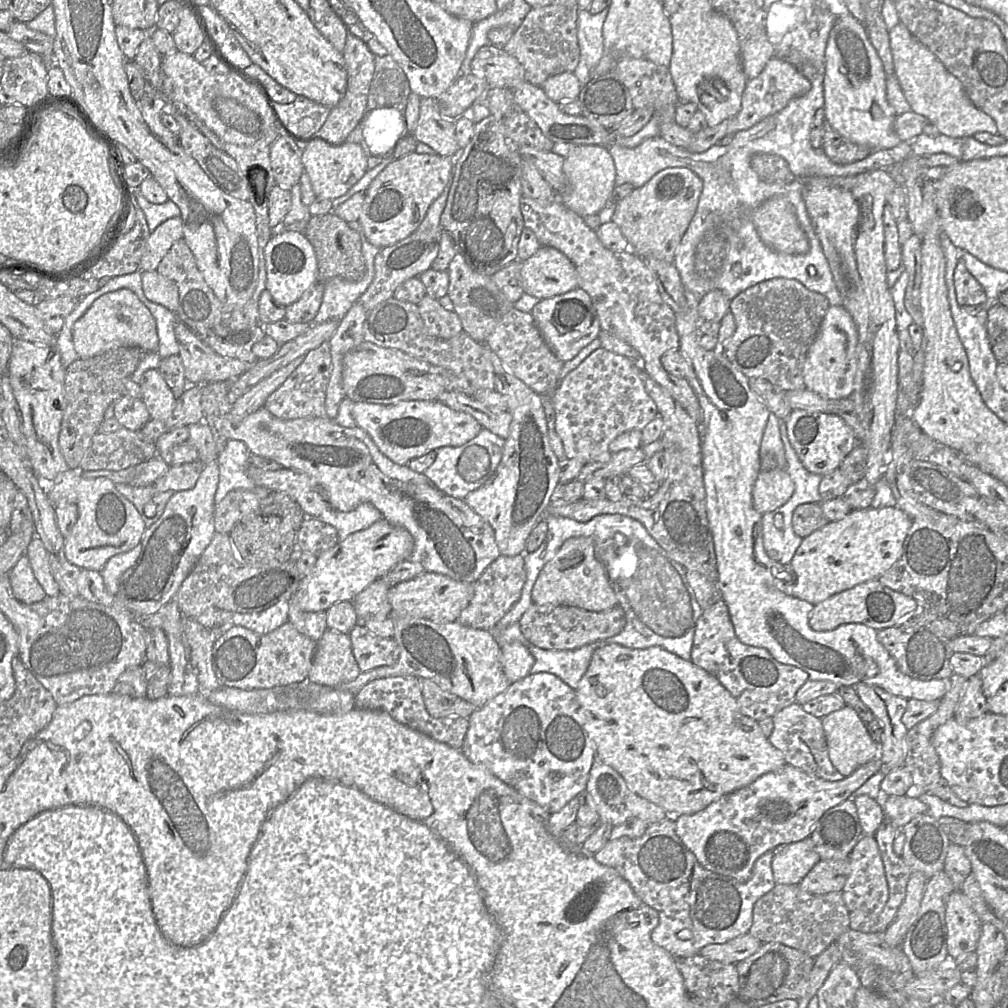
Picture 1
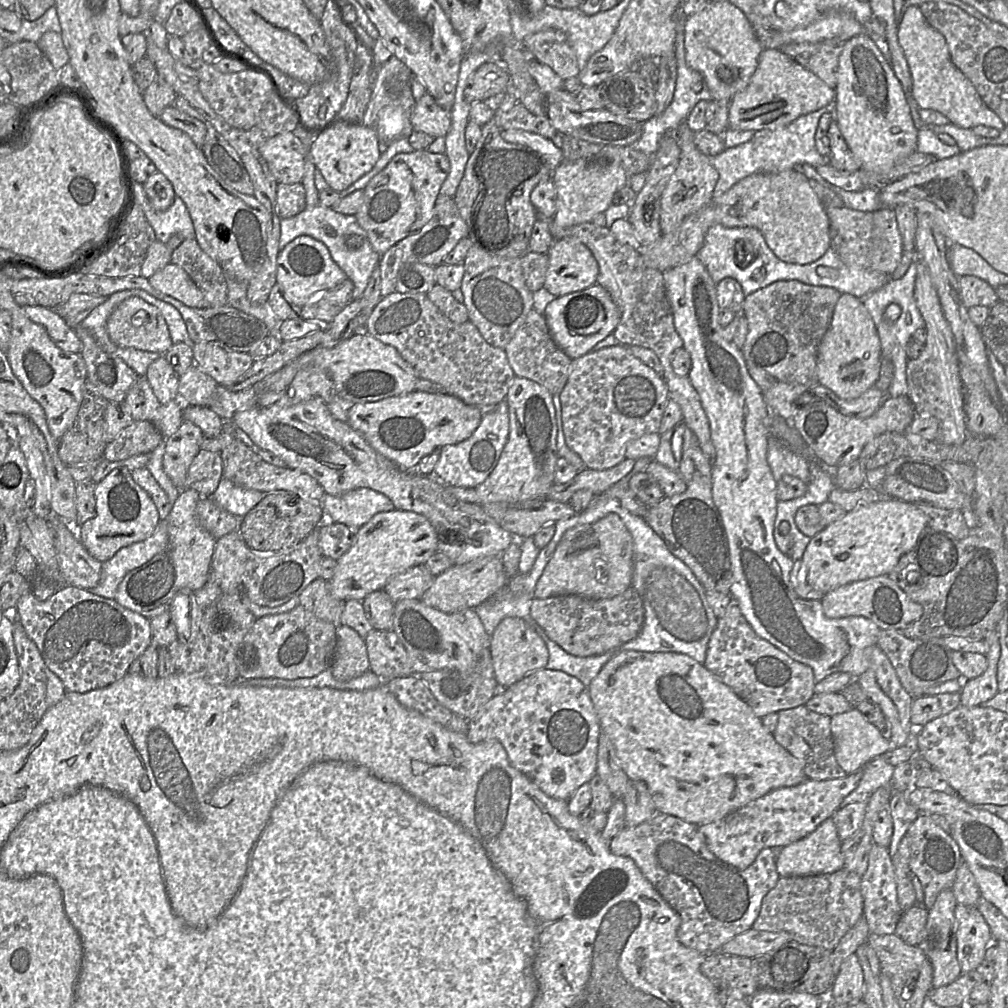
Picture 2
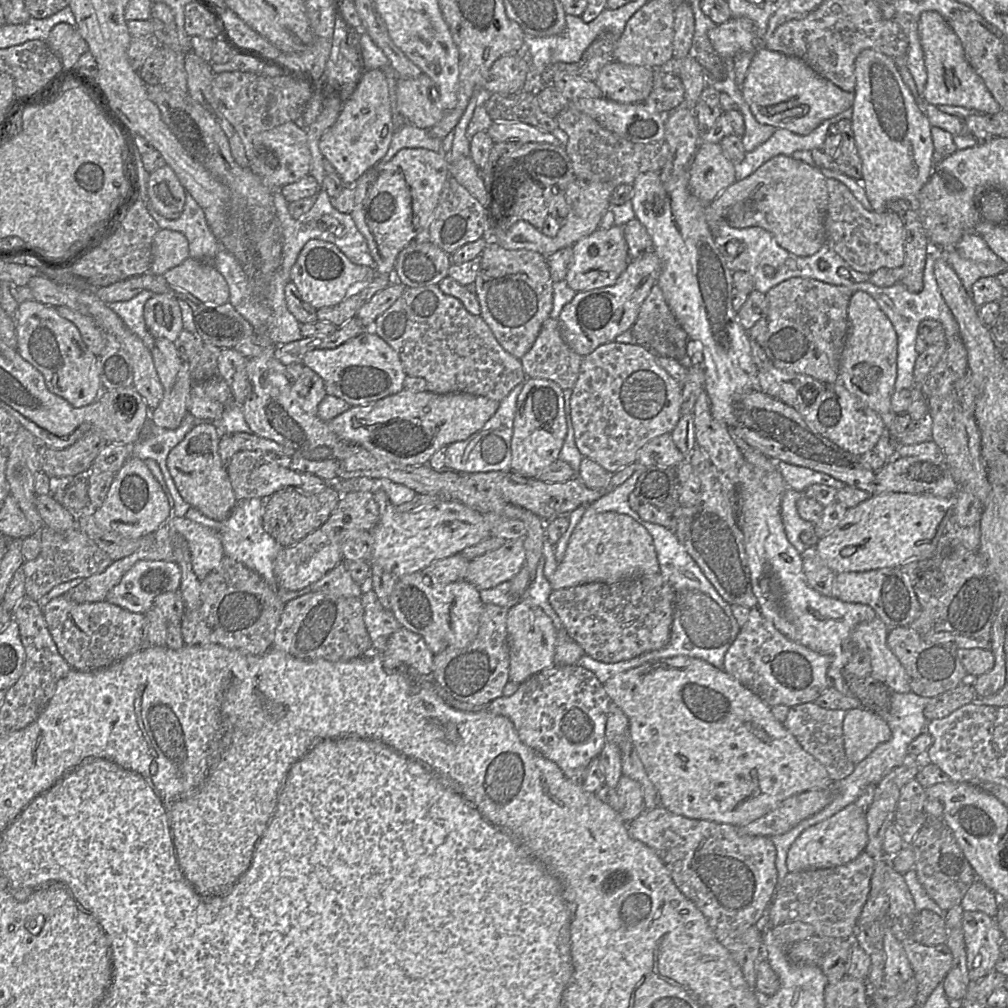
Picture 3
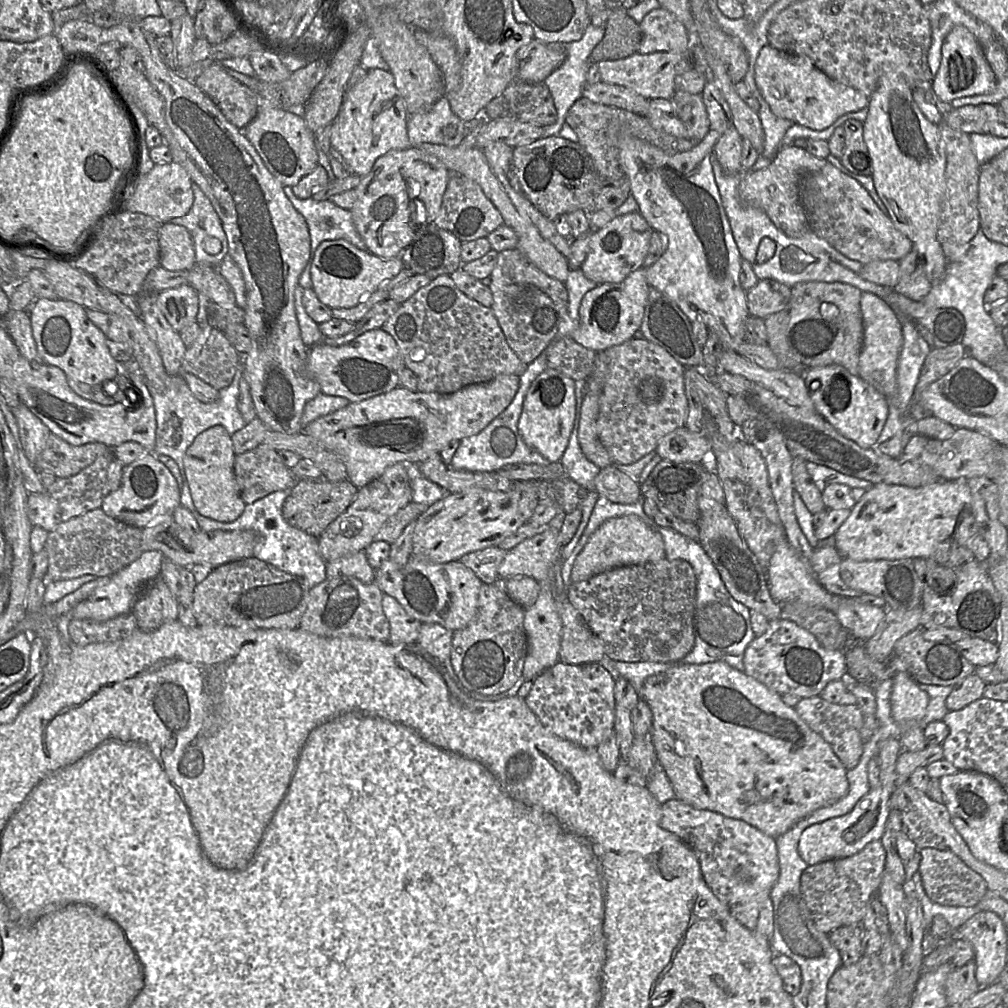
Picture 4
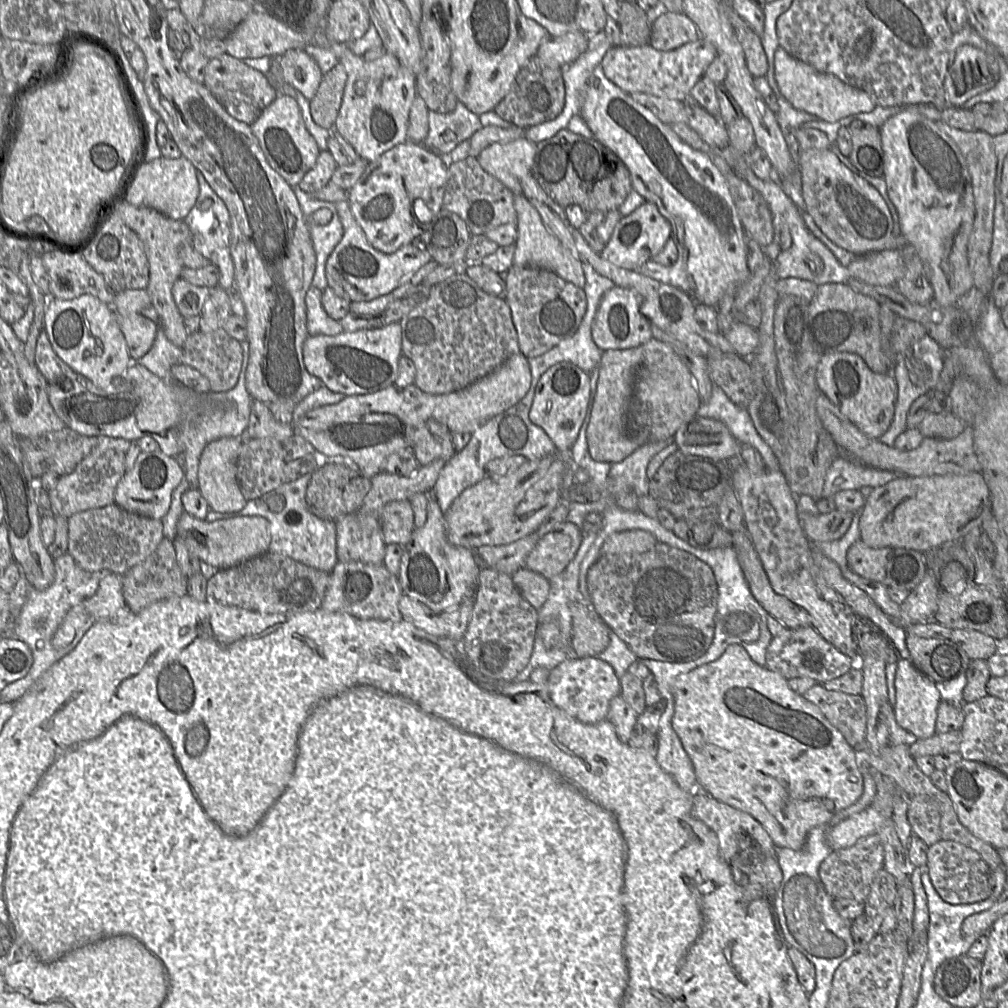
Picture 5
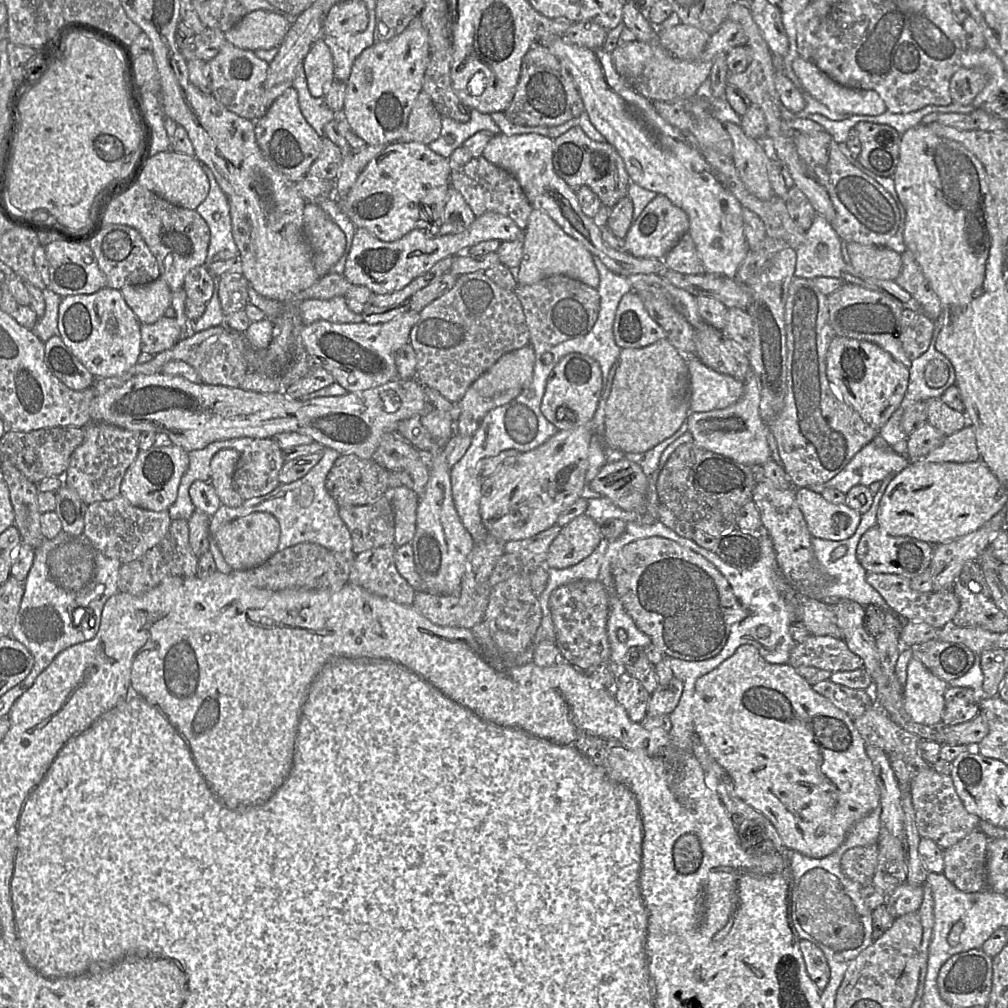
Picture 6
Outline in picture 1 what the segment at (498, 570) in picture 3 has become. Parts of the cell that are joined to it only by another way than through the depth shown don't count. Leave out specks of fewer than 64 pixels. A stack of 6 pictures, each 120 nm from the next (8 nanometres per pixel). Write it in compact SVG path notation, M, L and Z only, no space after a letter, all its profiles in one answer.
M425 572L422 575L392 586L388 600L392 606L390 617L413 616L438 623L457 621L474 595L474 583L456 581L448 576Z

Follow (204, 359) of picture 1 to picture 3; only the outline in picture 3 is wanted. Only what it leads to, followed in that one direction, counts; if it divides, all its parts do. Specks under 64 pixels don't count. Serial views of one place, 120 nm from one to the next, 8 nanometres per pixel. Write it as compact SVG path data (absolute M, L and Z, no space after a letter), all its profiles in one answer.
M221 349L218 357L218 377L227 383L239 406L247 396L247 363L248 359L234 349Z

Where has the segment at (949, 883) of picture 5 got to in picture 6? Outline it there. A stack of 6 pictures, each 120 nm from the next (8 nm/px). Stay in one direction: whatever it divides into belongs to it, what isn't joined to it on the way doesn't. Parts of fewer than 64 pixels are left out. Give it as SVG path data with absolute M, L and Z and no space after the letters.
M975 830L944 850L943 874L959 890L975 893L988 889L988 841L984 832Z

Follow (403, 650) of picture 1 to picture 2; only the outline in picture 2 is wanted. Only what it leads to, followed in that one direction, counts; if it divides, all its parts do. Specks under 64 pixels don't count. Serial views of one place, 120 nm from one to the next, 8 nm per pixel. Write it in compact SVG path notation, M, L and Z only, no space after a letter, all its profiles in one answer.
M404 599L394 604L393 630L407 651L408 663L410 664L410 674L407 676L442 669L460 672L470 671L478 662L482 650L490 646L491 641L474 608L456 613L444 613L427 606L420 599Z

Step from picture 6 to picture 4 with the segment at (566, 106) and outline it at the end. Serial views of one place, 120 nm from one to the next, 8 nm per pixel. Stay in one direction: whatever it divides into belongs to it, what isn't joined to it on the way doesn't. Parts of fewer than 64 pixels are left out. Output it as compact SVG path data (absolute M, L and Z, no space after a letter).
M515 80L484 109L491 120L515 120L540 127L555 122L557 111L548 87L543 83Z

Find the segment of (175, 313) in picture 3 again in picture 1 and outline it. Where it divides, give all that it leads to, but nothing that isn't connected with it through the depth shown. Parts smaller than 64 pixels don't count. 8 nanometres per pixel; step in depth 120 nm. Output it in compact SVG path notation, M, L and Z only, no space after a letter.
M128 289L108 292L96 299L72 329L72 340L79 358L89 358L118 347L138 347L156 352L159 346L157 324L150 310Z

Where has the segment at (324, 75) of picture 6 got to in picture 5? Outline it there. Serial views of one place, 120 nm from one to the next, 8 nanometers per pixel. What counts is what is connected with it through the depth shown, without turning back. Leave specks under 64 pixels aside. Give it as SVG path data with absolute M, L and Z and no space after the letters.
M304 49L288 50L280 55L280 65L283 81L311 100L324 75L315 59Z

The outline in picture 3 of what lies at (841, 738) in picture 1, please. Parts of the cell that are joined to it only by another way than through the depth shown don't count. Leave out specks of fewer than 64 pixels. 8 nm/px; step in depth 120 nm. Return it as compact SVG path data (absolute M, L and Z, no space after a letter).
M861 707L846 711L843 721L844 749L847 758L855 765L890 738L891 730L878 714Z

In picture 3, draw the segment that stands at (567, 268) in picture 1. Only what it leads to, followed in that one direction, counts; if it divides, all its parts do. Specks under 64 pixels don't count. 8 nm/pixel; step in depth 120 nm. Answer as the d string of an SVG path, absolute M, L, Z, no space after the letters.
M618 225L595 230L576 242L572 250L573 259L564 280L577 293L614 285L630 261L623 226Z

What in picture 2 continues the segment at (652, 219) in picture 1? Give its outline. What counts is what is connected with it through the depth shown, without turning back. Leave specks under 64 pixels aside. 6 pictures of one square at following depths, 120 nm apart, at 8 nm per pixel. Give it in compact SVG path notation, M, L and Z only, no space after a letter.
M685 121L676 130L676 137L681 148L679 164L670 177L660 198L659 224L662 234L673 232L690 214L697 212L713 199L713 191L719 173L711 164L709 156L697 149L693 141L694 131Z

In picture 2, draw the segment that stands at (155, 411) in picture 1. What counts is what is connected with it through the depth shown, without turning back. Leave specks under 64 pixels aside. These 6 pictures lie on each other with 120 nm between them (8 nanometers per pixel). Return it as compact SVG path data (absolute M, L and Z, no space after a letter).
M160 355L149 365L145 377L161 405L168 404L178 398L180 377L167 362L164 355Z

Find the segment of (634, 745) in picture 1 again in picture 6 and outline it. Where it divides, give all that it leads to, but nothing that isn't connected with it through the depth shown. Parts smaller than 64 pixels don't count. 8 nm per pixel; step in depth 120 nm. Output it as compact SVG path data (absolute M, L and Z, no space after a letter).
M740 646L730 658L696 680L692 714L695 734L709 755L730 775L737 796L772 823L787 850L796 851L810 858L826 857L843 844L855 824L880 806L880 789L873 764L867 755L867 746L856 729L854 720L827 698L815 692L794 667L788 664L767 663L753 646Z

